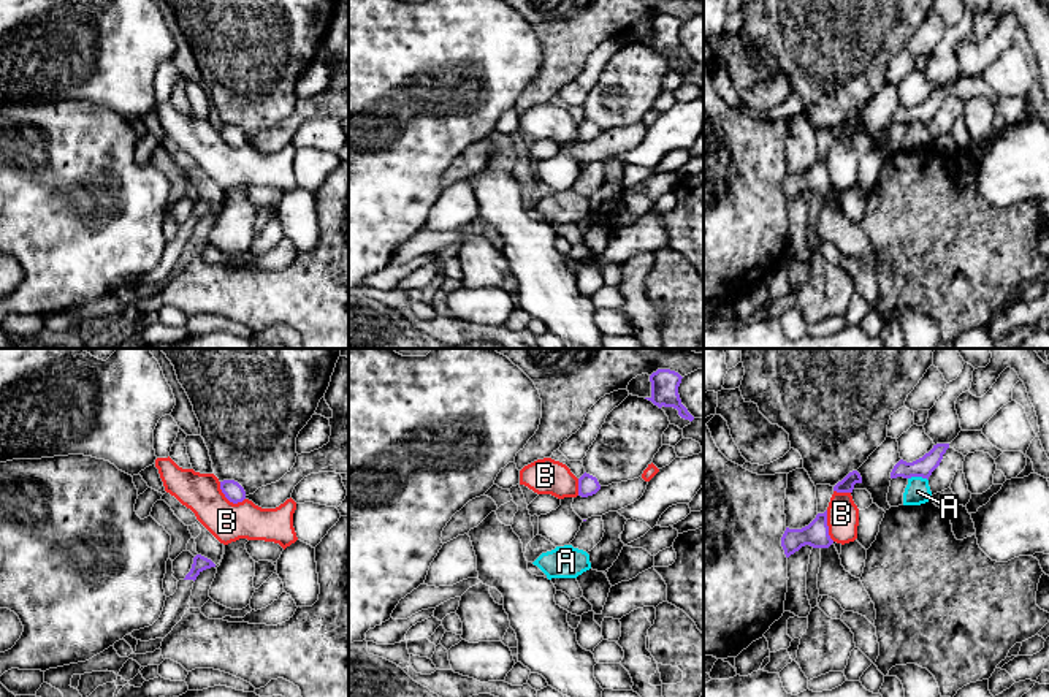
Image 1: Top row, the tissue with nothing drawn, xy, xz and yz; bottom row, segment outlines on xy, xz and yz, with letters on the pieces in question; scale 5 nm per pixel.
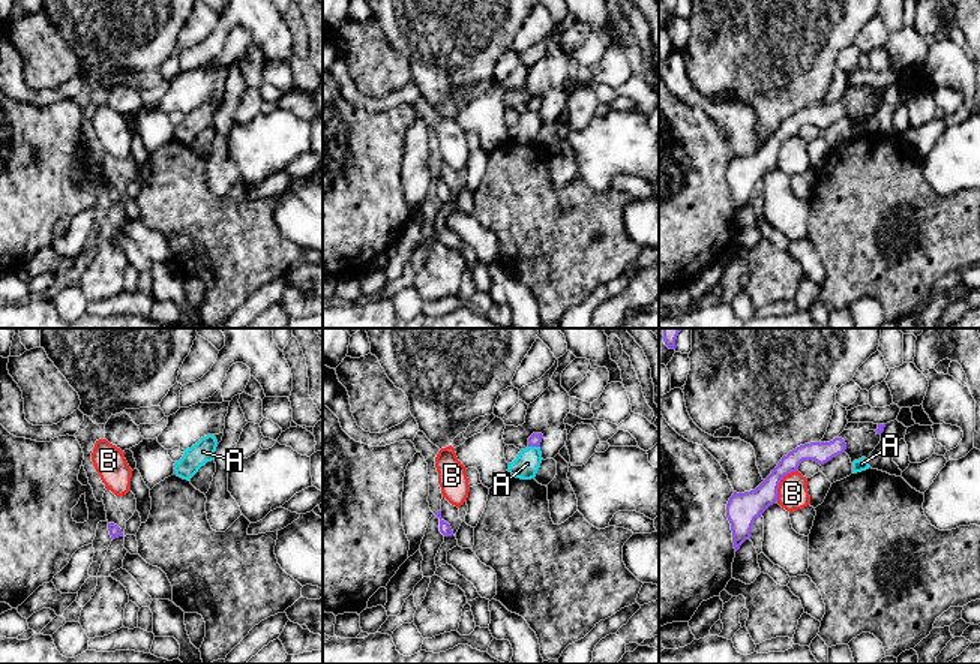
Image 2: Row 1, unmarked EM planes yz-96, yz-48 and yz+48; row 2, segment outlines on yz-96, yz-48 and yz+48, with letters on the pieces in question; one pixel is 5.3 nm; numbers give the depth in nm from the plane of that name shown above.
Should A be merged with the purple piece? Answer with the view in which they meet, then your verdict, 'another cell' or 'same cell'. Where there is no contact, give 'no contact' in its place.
yz | another cell

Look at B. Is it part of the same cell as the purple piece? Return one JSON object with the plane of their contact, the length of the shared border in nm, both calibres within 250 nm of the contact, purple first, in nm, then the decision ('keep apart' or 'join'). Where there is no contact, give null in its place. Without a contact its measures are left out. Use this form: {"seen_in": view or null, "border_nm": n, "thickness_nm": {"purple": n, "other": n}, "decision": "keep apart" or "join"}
{"seen_in": "xy", "border_nm": 160, "thickness_nm": {"purple": 100, "other": 200}, "decision": "keep apart"}

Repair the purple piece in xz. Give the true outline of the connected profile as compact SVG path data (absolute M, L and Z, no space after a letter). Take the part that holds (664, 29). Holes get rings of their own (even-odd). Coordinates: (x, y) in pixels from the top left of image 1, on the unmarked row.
M658 14L650 21L651 27L651 41L645 43L651 46L659 54L673 52L678 55L678 60L685 65L692 67L694 62L688 57L688 54L681 49L678 32L681 29L681 21L670 14Z

